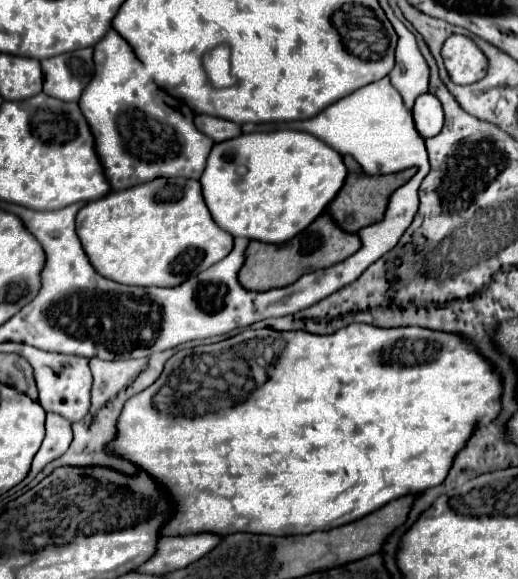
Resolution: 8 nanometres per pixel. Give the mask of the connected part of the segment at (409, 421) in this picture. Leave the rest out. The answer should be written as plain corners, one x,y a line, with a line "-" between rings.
351,323
343,329
339,329
337,333
331,335
313,335
307,331
273,331
273,329
247,329
235,337
223,339
219,343
213,345
199,345
193,349
181,349
177,351
167,363
163,373
157,377
157,381
147,387
145,391
137,393
135,397
131,397
125,407
123,413
119,415
117,421
117,435
115,441
111,441
111,445
107,445
107,453
115,453
117,457
123,457
127,461
131,461
137,469
147,469
147,473
151,473
151,477
155,477
155,481
161,481
161,485
167,485
167,489
171,489
171,495
175,495
175,505
179,505
179,509
175,511
175,517
171,517
171,521
167,521
167,525
163,525
163,535
199,535
199,533
215,533
215,535
231,535
231,533
263,533
263,535
305,535
305,533
313,533
313,531
327,531
327,529
335,529
341,525
347,525
351,521
357,521
377,509
381,509
383,505
387,505
393,499
399,499
403,495
415,495
421,493
429,487
435,487
439,483
443,483
443,479
447,477
447,471
453,463
453,457
463,449
465,441
471,437
475,423
483,421
483,419
493,419
499,413
499,393
501,393
501,381
499,375
489,367
489,363
473,349
471,343
463,341
459,335
451,335
451,333
441,333
441,331
431,331
425,327
397,327
397,329
381,329
381,327
373,327
373,325
363,325
363,323

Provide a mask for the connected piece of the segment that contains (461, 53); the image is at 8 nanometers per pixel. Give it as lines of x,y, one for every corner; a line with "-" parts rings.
451,35
441,47
441,57
455,85
475,83
487,73
485,55
465,35

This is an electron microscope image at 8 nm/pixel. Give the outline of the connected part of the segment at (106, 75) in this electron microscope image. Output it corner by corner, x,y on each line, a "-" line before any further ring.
113,29
95,45
95,77
91,77
91,85
83,89
83,97
79,97
79,107
83,109
87,123
91,125
91,133
95,137
95,151
103,165
103,173
111,185
111,191
123,191
157,177
187,177
199,179
207,155
213,147
213,141
199,133
193,125
193,111
159,89
151,77
147,75
143,63
135,57
133,49
127,45
123,37
119,37

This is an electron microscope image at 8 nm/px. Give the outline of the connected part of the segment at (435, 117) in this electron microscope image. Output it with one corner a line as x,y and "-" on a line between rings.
431,93
417,97
415,107
413,107
413,119
415,119
415,127
423,139
439,135
439,131
443,127
443,109
441,109
439,99
433,97

